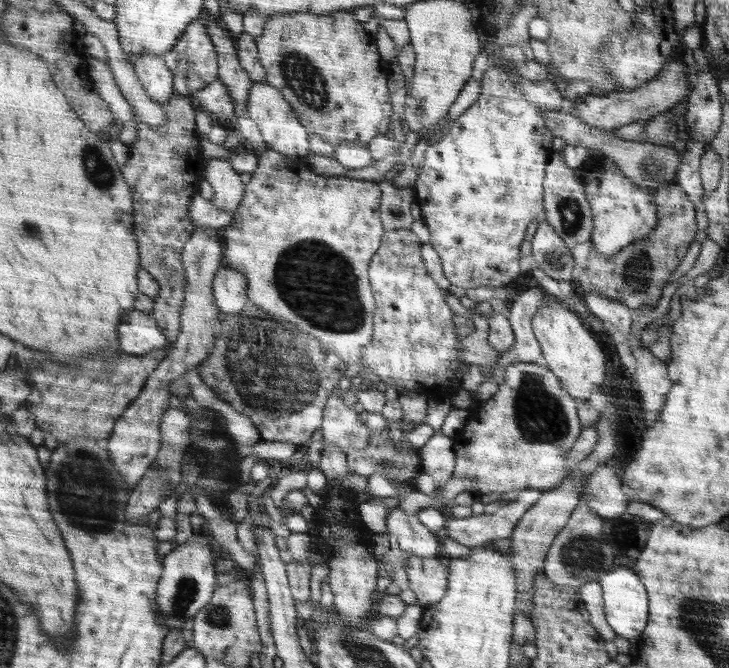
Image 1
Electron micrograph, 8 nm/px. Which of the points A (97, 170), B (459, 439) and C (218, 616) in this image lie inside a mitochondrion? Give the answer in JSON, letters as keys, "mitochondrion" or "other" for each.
{"A":"mitochondrion","B":"other","C":"mitochondrion"}

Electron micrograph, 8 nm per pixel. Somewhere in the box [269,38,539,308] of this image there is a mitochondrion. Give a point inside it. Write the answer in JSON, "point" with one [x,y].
{"point":[304,79]}

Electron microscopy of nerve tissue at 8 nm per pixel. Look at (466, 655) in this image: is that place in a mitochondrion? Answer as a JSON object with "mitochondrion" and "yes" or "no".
{"mitochondrion":"no"}

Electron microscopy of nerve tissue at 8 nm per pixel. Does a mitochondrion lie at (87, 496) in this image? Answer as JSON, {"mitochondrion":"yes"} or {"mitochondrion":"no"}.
{"mitochondrion":"yes"}

